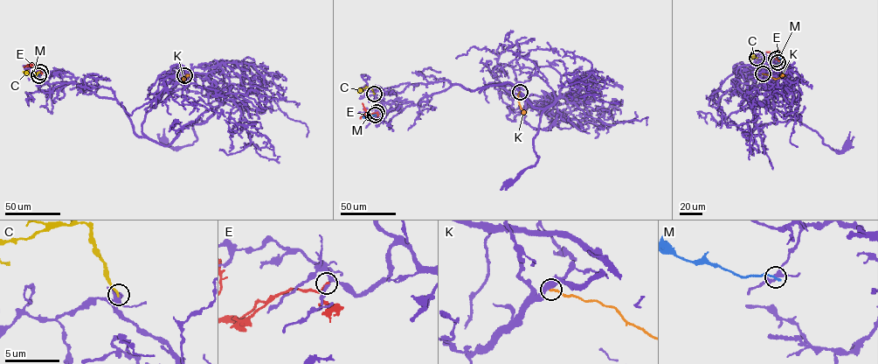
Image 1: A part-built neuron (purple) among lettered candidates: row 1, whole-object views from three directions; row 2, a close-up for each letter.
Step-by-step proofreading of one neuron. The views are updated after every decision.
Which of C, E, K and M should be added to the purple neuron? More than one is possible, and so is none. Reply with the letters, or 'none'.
C

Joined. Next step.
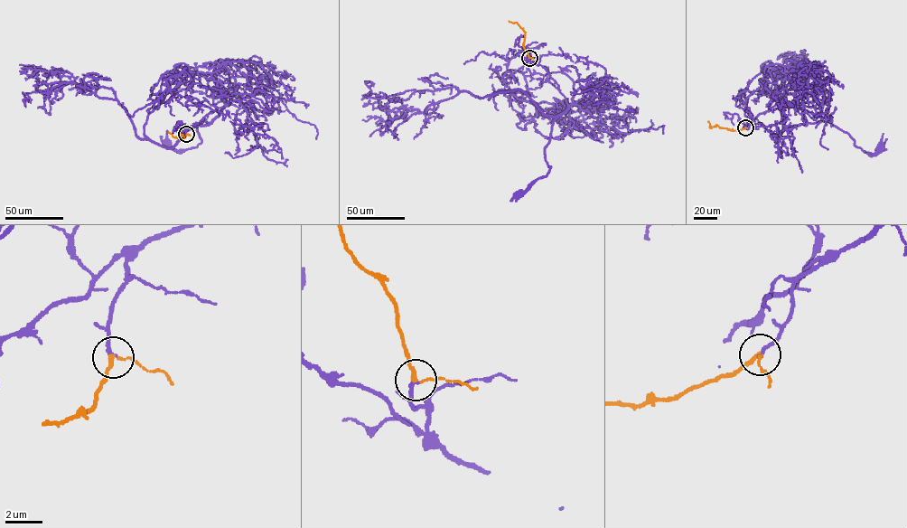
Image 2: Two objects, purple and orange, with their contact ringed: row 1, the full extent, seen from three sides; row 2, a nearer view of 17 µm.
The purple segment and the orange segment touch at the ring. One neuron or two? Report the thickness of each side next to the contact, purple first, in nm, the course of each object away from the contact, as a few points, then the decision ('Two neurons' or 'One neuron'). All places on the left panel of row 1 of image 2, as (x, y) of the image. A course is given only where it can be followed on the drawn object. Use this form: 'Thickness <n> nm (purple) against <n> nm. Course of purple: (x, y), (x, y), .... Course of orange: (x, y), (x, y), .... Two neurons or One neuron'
Thickness 200 nm (purple) against 160 nm. Course of purple: (186, 134), (223, 107), (210, 122), (197, 126), (201, 142), (196, 147), (179, 153), (167, 143). Course of orange: (186, 134), (181, 138), (182, 135), (176, 137), (168, 133). One neuron

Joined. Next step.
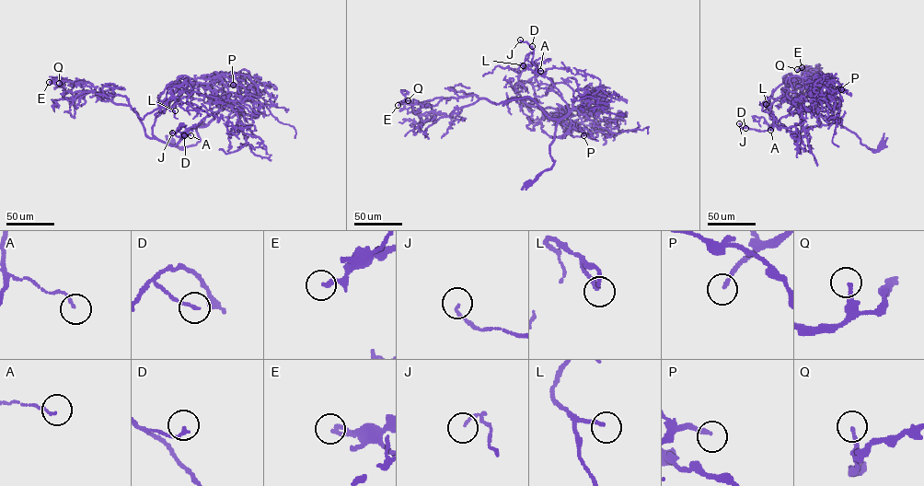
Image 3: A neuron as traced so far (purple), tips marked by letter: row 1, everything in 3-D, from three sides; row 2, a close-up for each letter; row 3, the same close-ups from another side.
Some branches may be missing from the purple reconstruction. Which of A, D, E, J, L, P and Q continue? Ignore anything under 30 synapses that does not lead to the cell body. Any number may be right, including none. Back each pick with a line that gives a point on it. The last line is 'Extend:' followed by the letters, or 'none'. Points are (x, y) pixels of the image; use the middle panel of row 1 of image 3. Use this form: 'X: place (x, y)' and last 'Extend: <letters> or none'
L: place (523, 65)
P: place (583, 135)
Extend: L, P

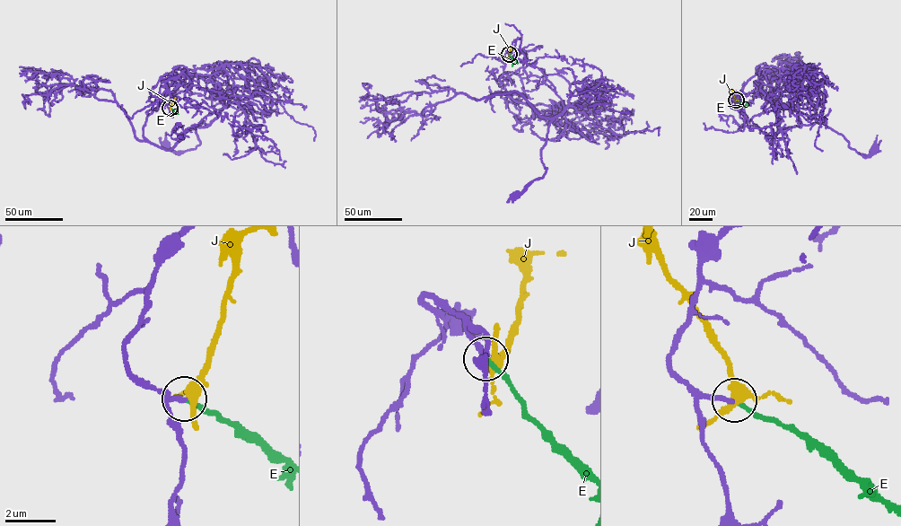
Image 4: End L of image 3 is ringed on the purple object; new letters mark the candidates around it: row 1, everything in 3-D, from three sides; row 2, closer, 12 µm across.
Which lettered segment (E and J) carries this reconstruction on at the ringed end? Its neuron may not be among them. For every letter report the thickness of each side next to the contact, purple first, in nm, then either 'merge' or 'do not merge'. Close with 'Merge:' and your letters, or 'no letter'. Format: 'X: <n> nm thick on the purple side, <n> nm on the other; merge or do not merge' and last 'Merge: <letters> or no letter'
E: 190 nm thick on the purple side, 160 nm on the other; merge
J: 190 nm thick on the purple side, 300 nm on the other; do not merge
Merge: E

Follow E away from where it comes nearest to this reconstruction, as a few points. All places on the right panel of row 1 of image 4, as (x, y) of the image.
E: (736, 100), (747, 105)

